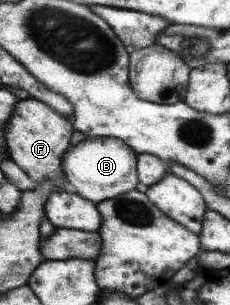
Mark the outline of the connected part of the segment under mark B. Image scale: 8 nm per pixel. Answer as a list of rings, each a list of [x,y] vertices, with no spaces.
[[[87,137],[71,145],[64,153],[61,164],[66,187],[95,205],[135,190],[139,182],[136,166],[137,153],[114,137]]]

